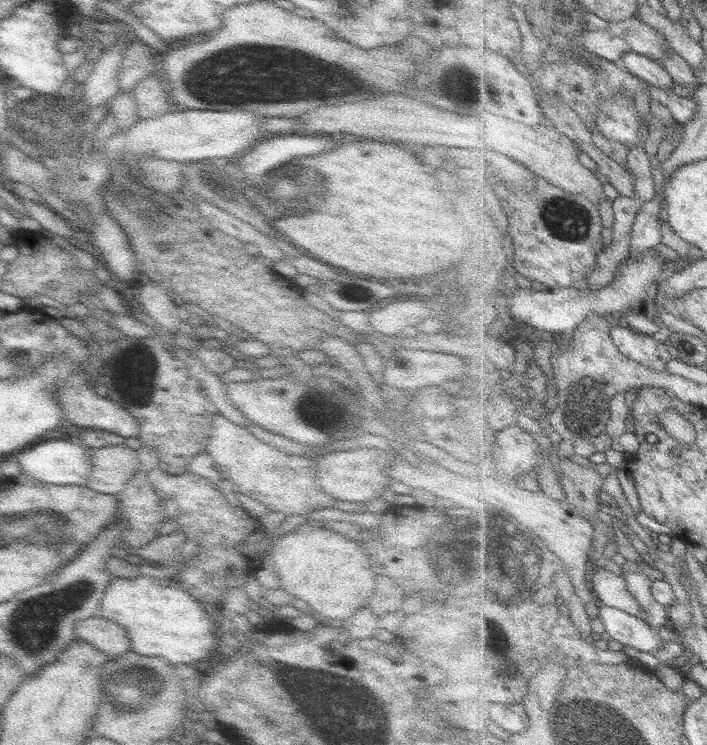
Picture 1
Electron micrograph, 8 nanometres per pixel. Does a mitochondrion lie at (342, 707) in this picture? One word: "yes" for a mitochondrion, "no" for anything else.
yes

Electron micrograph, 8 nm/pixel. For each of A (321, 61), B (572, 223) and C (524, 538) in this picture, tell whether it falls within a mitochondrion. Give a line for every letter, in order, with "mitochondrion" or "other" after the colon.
A: mitochondrion
B: mitochondrion
C: mitochondrion

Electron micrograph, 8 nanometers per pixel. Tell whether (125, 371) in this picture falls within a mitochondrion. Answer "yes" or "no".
no

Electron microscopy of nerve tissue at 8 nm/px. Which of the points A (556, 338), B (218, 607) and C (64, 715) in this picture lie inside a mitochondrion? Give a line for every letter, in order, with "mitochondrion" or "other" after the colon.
A: other
B: other
C: other

